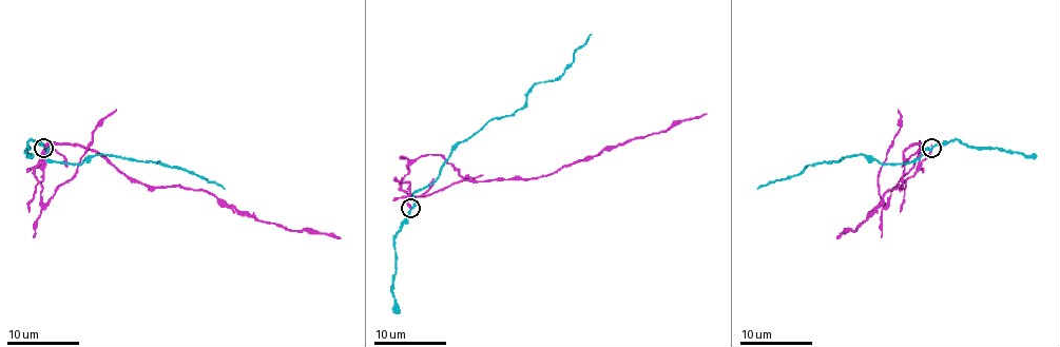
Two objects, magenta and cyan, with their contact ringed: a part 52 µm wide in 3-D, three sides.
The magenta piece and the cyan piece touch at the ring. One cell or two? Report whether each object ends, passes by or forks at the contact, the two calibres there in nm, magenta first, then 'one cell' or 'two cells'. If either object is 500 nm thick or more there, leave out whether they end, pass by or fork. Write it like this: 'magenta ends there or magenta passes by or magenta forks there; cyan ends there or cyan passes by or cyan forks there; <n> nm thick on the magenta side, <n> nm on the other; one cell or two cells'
magenta ends there; cyan passes by; 200 nm thick on the magenta side, 240 nm on the other; two cells

